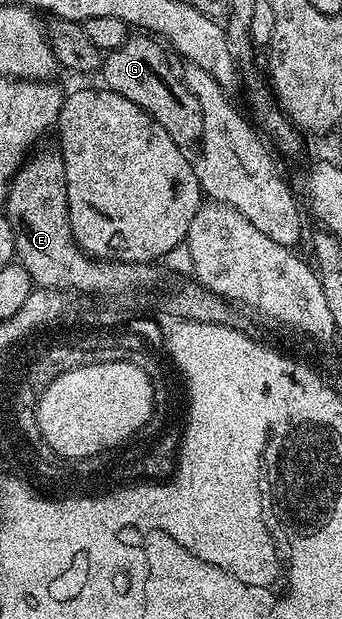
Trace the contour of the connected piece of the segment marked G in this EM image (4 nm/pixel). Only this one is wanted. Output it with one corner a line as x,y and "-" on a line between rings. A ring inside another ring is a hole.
129,37
118,49
107,51
102,62
103,85
118,96
126,96
126,100
130,100
130,104
138,104
138,108
145,110
158,124
162,124
162,128
166,128
166,136
170,136
170,140
174,140
174,144
178,144
181,148
195,147
204,137
202,108
198,108
198,100
194,96
194,92
190,92
190,88
186,88
183,77
178,70
172,67
172,62
168,59
169,51
155,37
140,37
144,38

